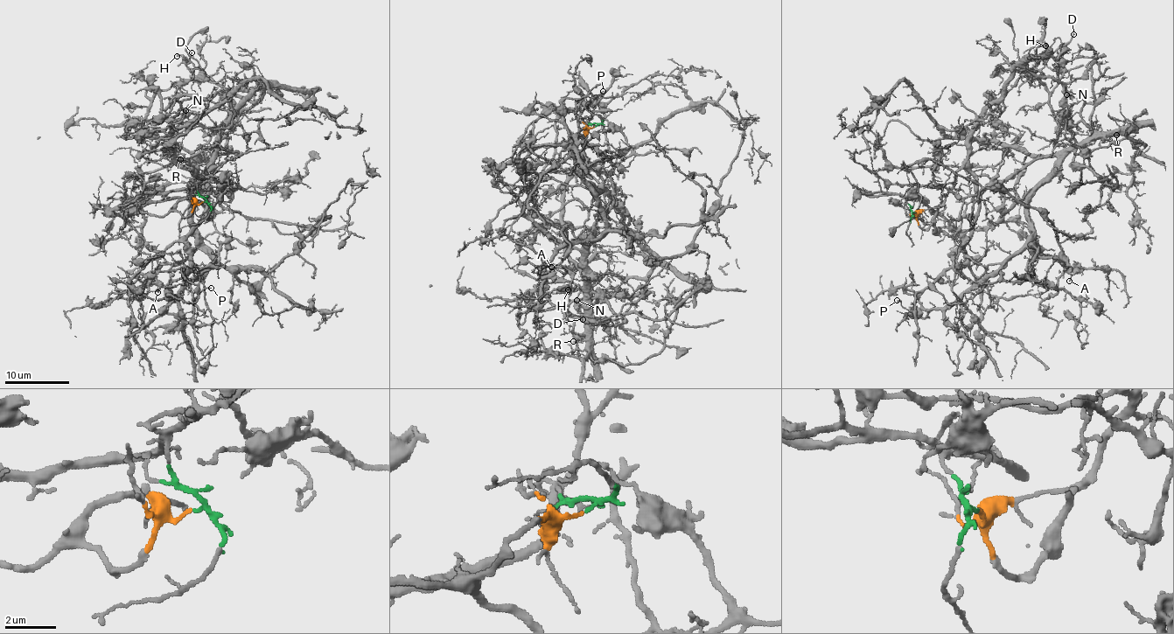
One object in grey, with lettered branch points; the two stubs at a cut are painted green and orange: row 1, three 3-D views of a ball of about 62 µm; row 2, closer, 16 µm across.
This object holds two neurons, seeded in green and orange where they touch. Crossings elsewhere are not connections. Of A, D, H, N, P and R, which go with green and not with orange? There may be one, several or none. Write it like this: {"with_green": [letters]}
{"with_green": ["A", "R"]}

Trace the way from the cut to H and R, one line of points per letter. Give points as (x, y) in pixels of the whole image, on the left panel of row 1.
H: (203, 202), (188, 216), (176, 209), (204, 180), (217, 131), (262, 94), (233, 94), (176, 56)
R: (203, 202), (193, 188), (136, 194), (108, 212), (122, 216), (146, 204), (185, 198), (193, 161), (180, 160)

